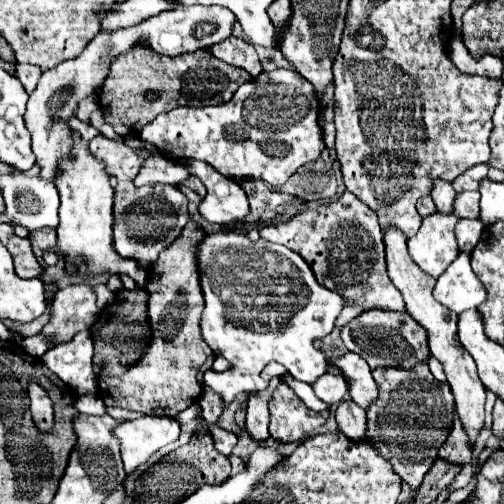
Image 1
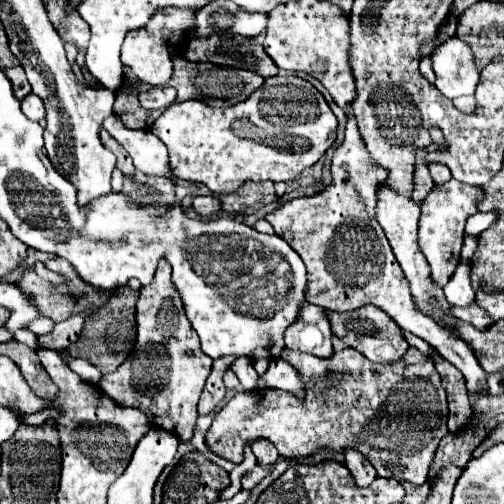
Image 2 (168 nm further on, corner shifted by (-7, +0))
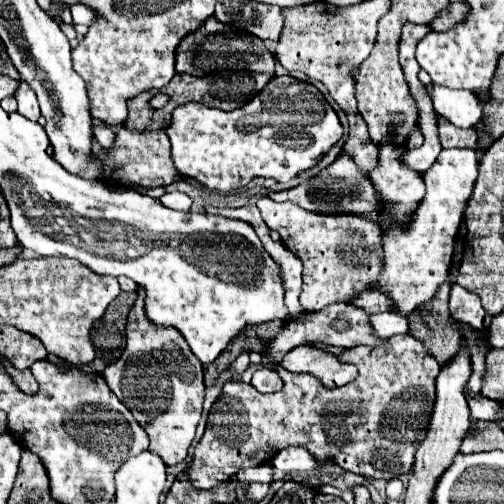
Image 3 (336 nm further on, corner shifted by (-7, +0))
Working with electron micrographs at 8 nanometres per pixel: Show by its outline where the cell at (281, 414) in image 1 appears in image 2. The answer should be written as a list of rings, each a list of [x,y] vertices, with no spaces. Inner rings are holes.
[[[285,348],[280,359],[300,373],[306,390],[305,398],[297,398],[291,392],[273,388],[237,392],[215,416],[205,434],[205,444],[213,454],[241,464],[245,444],[253,444],[255,440],[269,440],[271,444],[275,444],[281,458],[305,458],[321,450],[329,450],[335,454],[345,452],[347,448],[359,448],[359,452],[363,452],[363,458],[377,470],[377,476],[395,478],[399,482],[411,482],[417,486],[427,482],[435,450],[441,438],[447,434],[449,414],[447,394],[441,386],[441,376],[437,374],[435,364],[429,356],[421,354],[417,348],[409,348],[407,356],[397,362],[397,368],[393,364],[373,364],[353,348],[335,352],[327,359]]]

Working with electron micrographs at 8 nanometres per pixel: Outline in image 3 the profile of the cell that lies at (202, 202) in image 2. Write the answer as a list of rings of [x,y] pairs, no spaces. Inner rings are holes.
[[[181,192],[163,194],[159,200],[161,200],[165,206],[169,206],[169,208],[173,208],[173,210],[183,210],[183,212],[187,212],[187,210],[191,208],[191,204],[193,204],[193,200],[191,200],[187,194],[181,194]]]

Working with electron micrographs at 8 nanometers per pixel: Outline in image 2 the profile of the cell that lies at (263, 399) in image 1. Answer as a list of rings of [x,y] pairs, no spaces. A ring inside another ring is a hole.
[[[267,440],[253,442],[253,454],[255,454],[259,466],[271,466],[271,464],[275,464],[279,460],[277,448],[271,442],[267,442]]]

